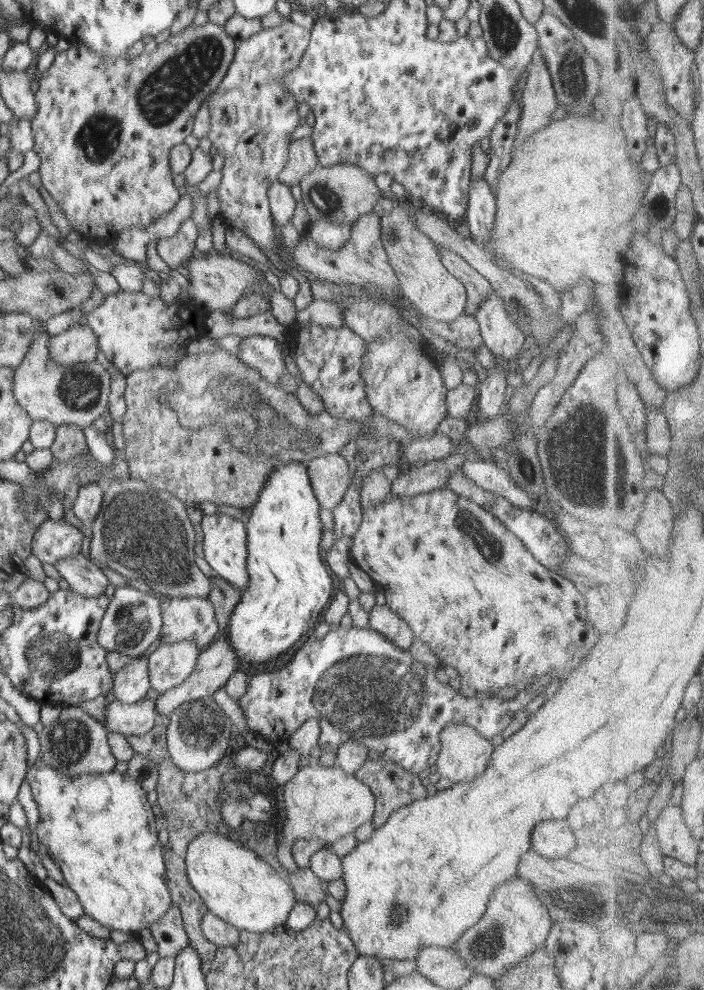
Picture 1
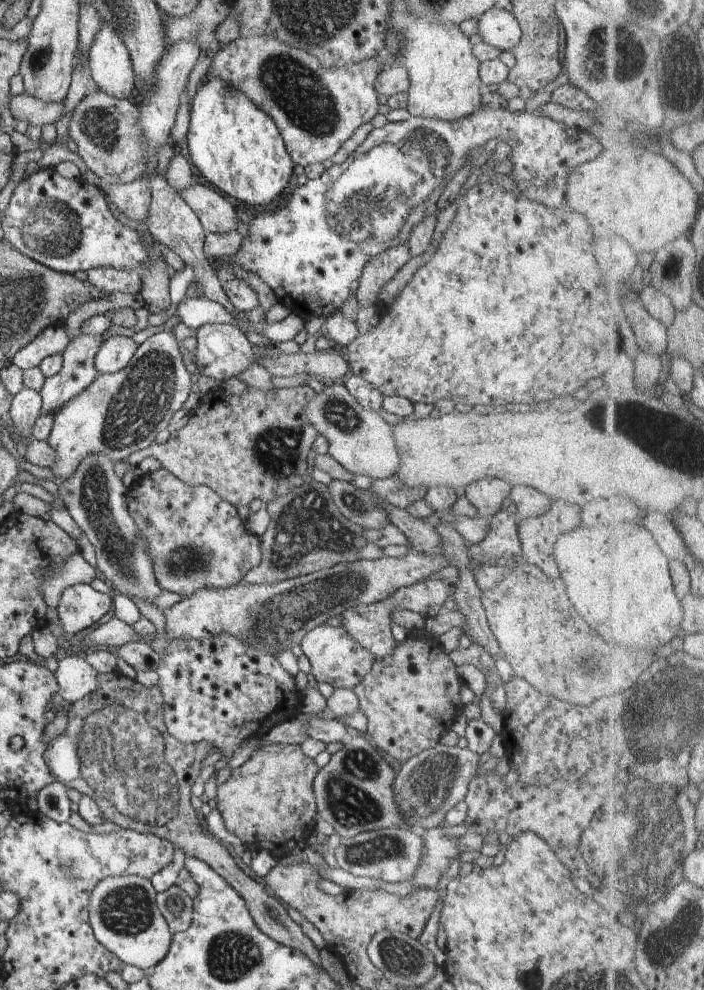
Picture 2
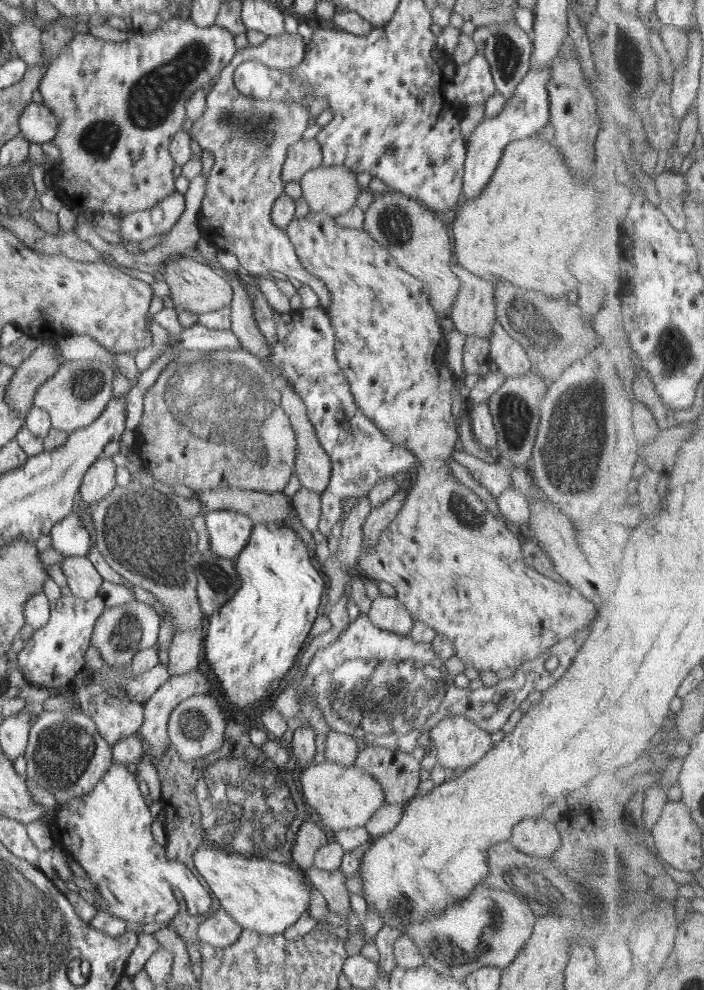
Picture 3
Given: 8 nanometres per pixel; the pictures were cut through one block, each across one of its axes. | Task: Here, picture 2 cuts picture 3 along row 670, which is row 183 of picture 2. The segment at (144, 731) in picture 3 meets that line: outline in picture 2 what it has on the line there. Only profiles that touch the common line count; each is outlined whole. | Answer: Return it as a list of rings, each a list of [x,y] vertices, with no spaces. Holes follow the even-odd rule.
[[[197,182],[190,183],[180,192],[184,202],[196,213],[207,233],[228,232],[236,229],[238,212],[223,194],[210,186]]]

